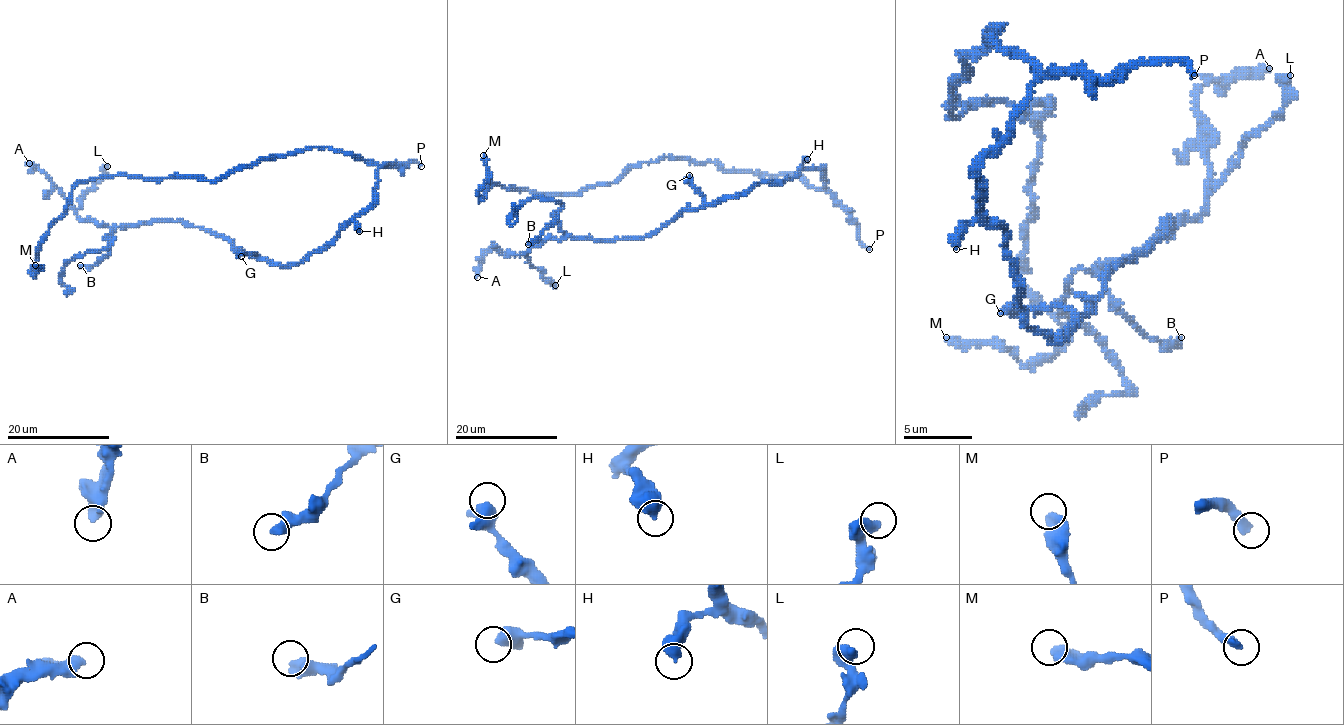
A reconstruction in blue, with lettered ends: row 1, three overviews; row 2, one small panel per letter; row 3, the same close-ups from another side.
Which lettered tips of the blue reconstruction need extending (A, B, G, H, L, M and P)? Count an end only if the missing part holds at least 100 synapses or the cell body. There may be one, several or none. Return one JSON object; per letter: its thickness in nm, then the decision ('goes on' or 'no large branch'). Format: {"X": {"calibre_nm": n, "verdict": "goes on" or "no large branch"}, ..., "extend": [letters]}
{"A": {"calibre_nm": 400, "verdict": "no large branch"}, "B": {"calibre_nm": 500, "verdict": "no large branch"}, "G": {"calibre_nm": 400, "verdict": "no large branch"}, "H": {"calibre_nm": 550, "verdict": "no large branch"}, "L": {"calibre_nm": 360, "verdict": "no large branch"}, "M": {"calibre_nm": 460, "verdict": "no large branch"}, "P": {"calibre_nm": 360, "verdict": "goes on"}, "extend": ["P"]}

